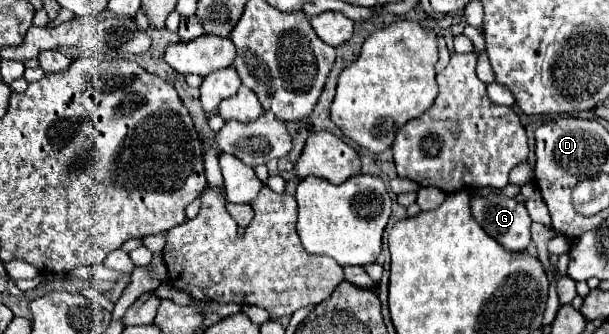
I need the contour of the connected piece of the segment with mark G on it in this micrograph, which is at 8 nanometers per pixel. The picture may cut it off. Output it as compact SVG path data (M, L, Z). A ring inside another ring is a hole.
M472 194L472 214L478 220L478 224L506 250L510 252L524 252L526 246L530 244L530 216L524 208L524 204L516 198L506 198L506 196L488 196L488 198L478 198Z

